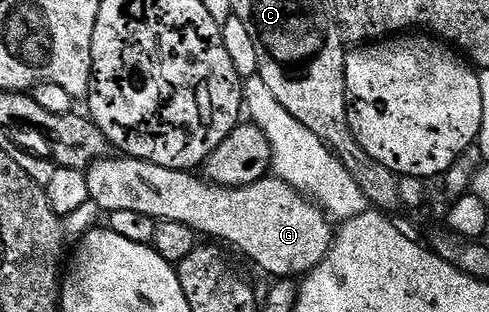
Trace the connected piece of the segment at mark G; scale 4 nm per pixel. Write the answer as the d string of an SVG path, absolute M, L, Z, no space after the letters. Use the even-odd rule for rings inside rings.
M130 158L111 159L99 160L85 172L90 203L104 208L104 213L133 210L149 214L157 222L185 222L200 237L232 244L272 278L302 278L329 254L333 224L327 213L281 179L264 178L249 186L222 188L191 170L182 172Z

